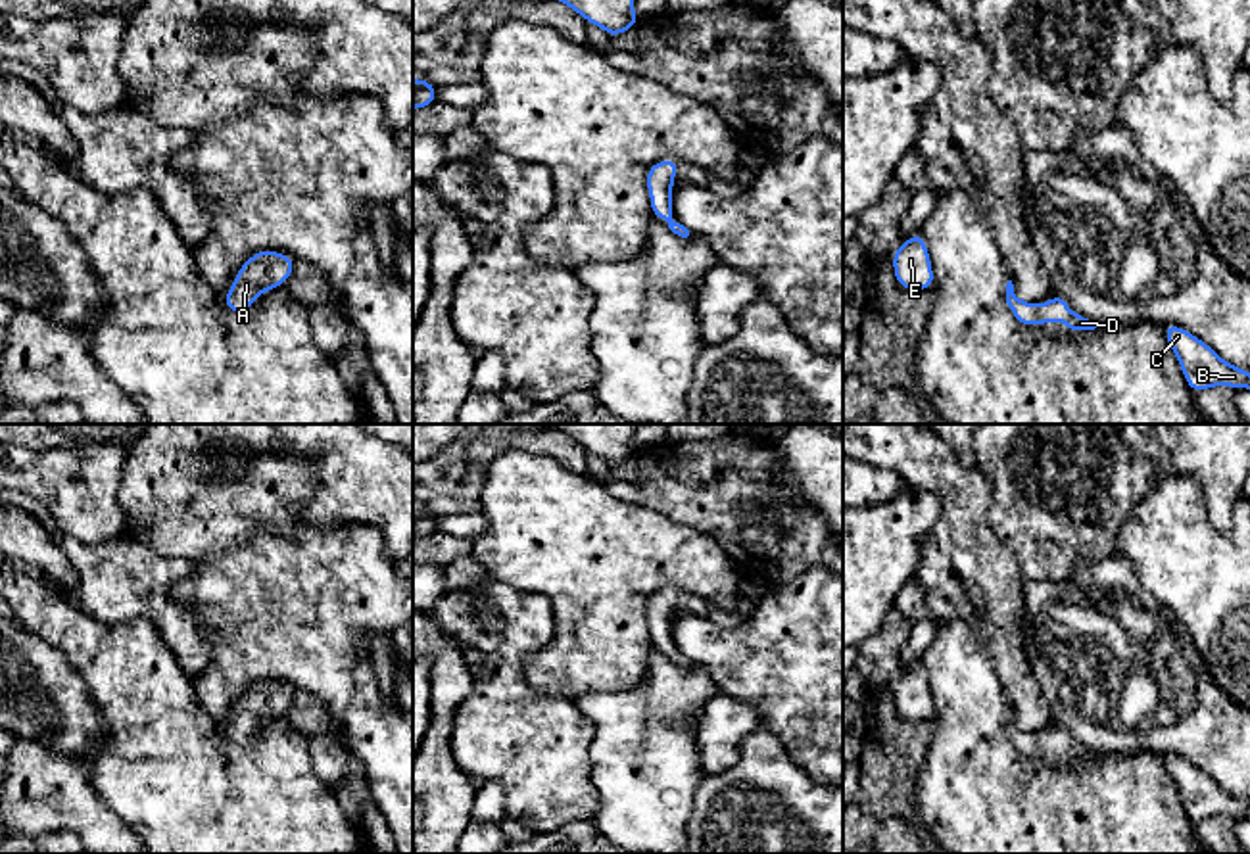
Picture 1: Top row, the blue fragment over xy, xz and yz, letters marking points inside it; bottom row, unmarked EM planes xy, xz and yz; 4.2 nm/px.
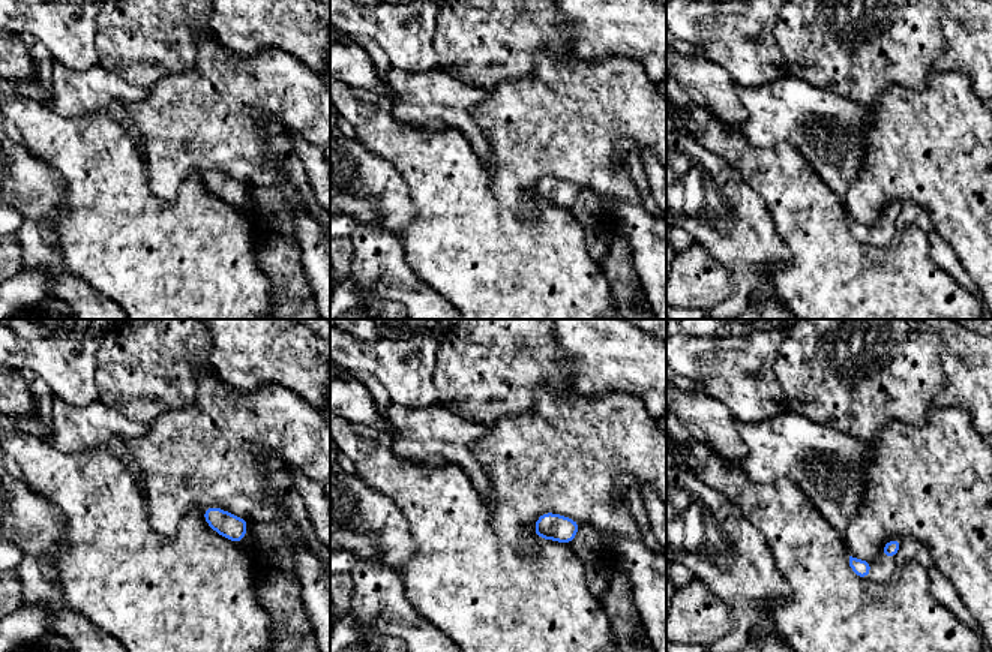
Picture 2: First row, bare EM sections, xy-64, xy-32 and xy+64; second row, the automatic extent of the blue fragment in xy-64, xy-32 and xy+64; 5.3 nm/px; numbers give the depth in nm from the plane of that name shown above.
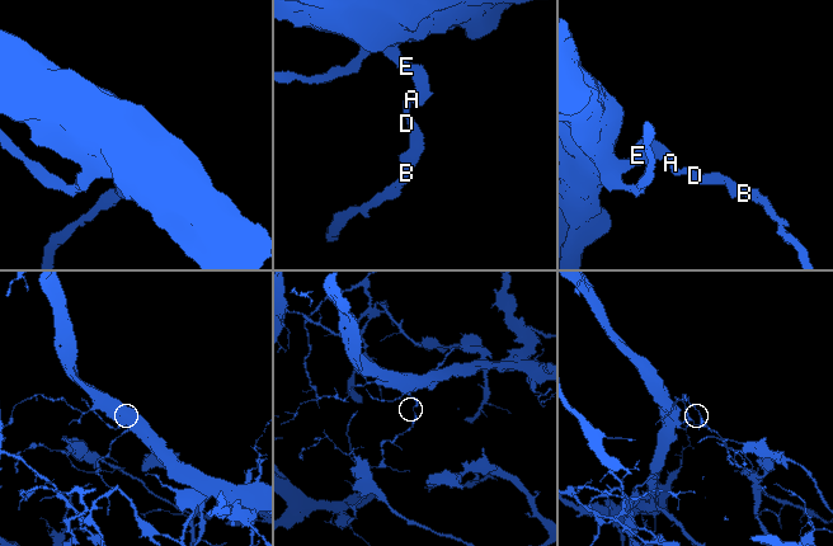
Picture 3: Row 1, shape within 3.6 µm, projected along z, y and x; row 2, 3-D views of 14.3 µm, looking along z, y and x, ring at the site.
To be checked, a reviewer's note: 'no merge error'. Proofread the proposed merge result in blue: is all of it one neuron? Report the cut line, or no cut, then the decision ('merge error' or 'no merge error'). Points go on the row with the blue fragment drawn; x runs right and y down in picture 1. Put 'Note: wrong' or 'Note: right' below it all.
cut none; no merge error
Note: right

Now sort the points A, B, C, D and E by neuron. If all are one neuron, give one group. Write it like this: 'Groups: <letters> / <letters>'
Groups: A B C D E

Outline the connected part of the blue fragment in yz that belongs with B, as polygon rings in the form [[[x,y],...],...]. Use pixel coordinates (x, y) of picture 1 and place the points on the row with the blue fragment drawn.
[[[1166,324],[1162,328],[1181,365],[1183,376],[1194,393],[1214,386],[1250,390],[1250,370],[1223,361],[1208,344],[1181,326]]]

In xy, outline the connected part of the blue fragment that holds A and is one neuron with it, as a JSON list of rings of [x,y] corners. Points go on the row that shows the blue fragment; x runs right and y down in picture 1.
[[[259,249],[238,269],[230,292],[223,296],[223,305],[228,311],[246,315],[257,296],[284,286],[294,263],[286,253]]]

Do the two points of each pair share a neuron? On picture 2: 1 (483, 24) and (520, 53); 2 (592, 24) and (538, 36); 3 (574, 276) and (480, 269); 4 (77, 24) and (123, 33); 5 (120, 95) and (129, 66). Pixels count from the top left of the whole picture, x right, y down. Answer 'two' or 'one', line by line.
1: one
2: two
3: one
4: two
5: two

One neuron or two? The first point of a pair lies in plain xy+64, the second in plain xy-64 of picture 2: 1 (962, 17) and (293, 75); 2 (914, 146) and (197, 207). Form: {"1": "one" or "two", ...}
{"1": "two", "2": "two"}

